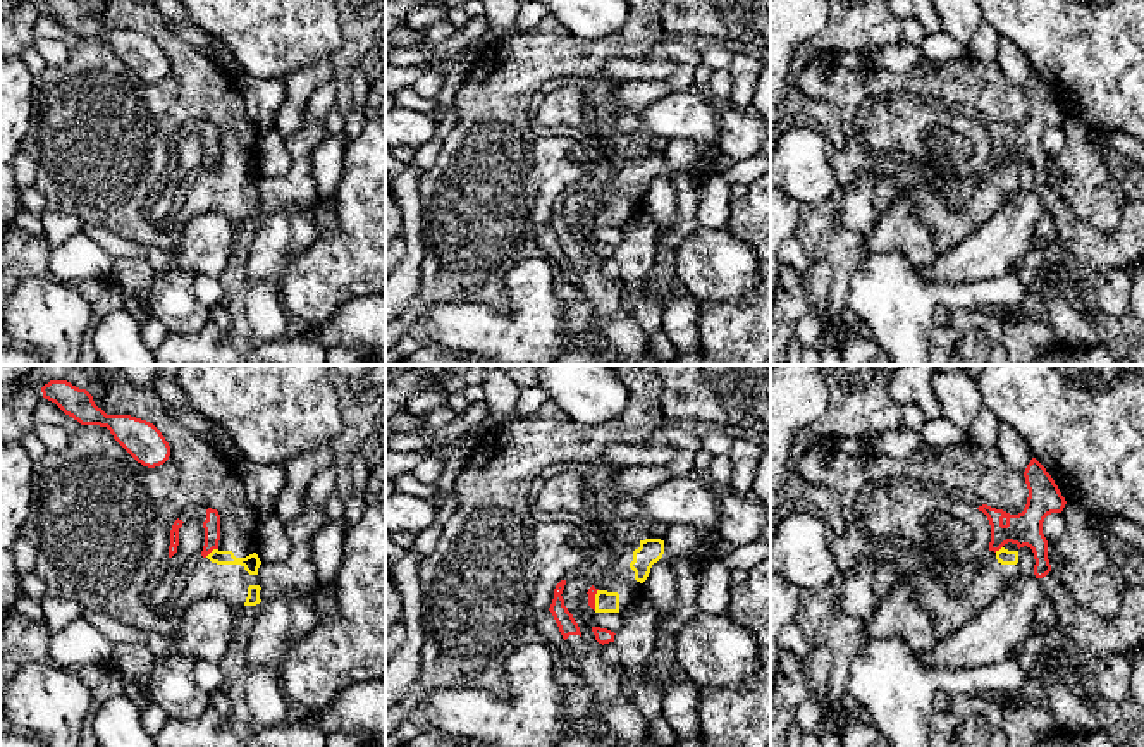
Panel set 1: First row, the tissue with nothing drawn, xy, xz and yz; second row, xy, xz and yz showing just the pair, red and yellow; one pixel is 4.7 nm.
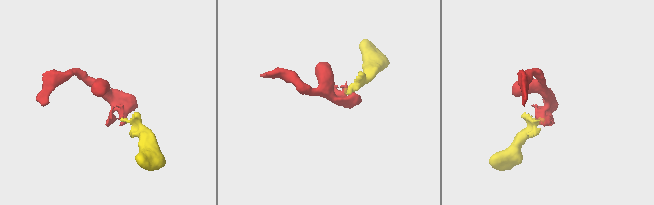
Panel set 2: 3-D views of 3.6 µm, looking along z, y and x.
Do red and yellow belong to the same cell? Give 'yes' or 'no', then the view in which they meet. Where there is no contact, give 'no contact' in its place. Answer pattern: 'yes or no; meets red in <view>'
no; meets red in xy

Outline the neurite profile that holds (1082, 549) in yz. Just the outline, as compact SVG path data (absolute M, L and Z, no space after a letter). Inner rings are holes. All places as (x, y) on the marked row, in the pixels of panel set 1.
M1067 501L1061 515L1065 534L1056 544L1048 544L1051 573L1082 608L1110 621L1122 602L1113 578L1113 553L1084 508Z

